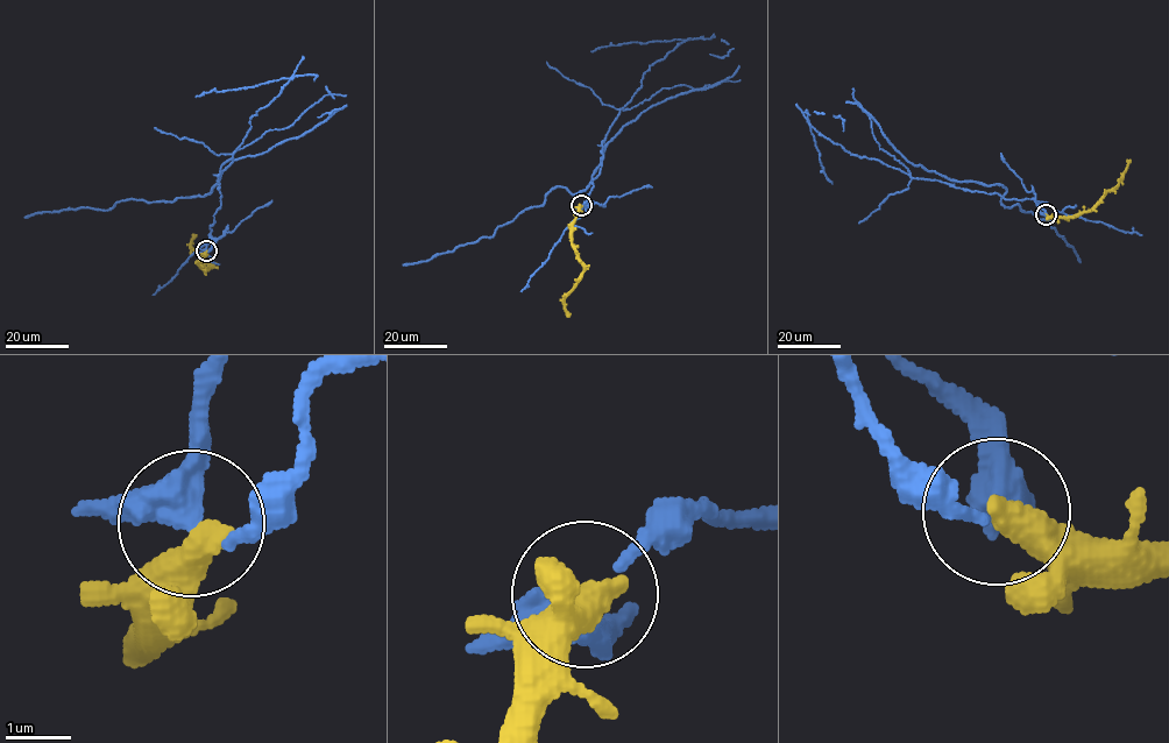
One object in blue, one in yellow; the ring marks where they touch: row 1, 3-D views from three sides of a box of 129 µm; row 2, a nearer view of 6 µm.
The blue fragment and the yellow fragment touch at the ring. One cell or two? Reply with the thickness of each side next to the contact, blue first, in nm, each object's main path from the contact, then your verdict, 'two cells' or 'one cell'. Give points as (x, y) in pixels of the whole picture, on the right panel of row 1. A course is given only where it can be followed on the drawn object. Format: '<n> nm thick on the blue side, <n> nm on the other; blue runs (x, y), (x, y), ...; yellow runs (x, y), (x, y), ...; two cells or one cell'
360 nm thick on the blue side, 550 nm on the other; blue runs (1044, 214), (1032, 199), (1005, 199), (950, 181), (1001, 185), (1004, 207), (1018, 204), (1049, 221), (1081, 262); yellow runs (1044, 214), (1063, 218), (1089, 212), (1106, 191), (1118, 184), (1131, 160); two cells

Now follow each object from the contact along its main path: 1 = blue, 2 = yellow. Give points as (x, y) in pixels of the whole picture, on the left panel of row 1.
1: (206, 250), (220, 207), (220, 172), (204, 196), (168, 202), (132, 198), (103, 210), (63, 209), (25, 218)
2: (206, 250), (200, 268), (212, 263), (191, 246), (196, 235)

